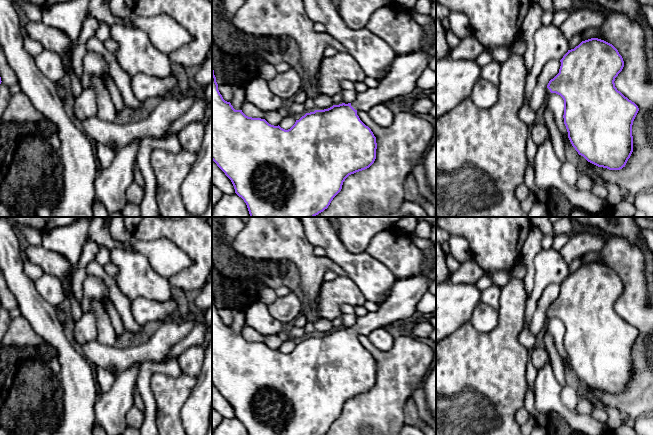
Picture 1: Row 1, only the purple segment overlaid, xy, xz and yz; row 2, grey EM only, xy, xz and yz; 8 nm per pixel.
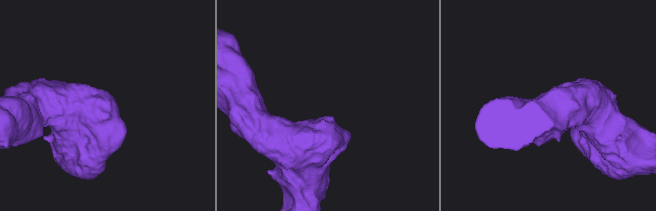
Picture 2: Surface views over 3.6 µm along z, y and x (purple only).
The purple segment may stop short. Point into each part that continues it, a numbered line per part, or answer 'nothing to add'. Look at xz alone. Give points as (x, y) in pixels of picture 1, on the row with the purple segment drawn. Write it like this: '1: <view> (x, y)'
1: xz (401, 80)

